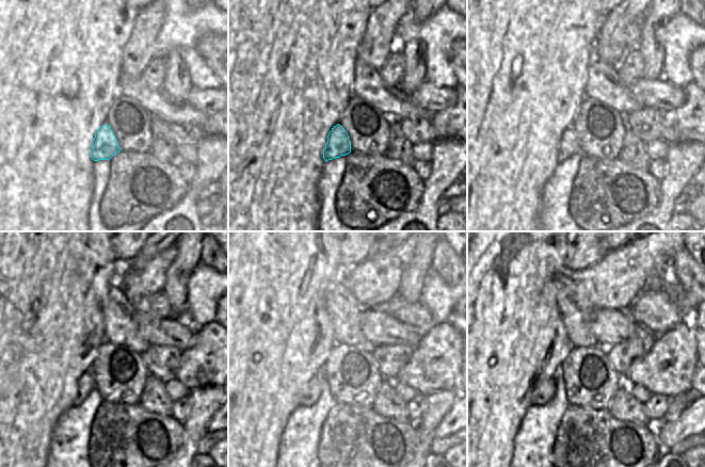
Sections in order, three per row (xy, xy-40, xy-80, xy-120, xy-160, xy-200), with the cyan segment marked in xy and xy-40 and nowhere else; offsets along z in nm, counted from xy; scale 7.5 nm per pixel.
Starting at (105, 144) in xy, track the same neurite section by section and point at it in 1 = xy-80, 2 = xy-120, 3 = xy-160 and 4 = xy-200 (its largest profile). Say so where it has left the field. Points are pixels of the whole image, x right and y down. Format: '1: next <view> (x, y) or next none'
1: next xy-80 (569, 142)
2: next xy-120 (85, 384)
3: next xy-160 (308, 396)
4: next xy-200 (542, 392)

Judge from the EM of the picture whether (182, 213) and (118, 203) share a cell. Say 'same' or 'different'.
different

